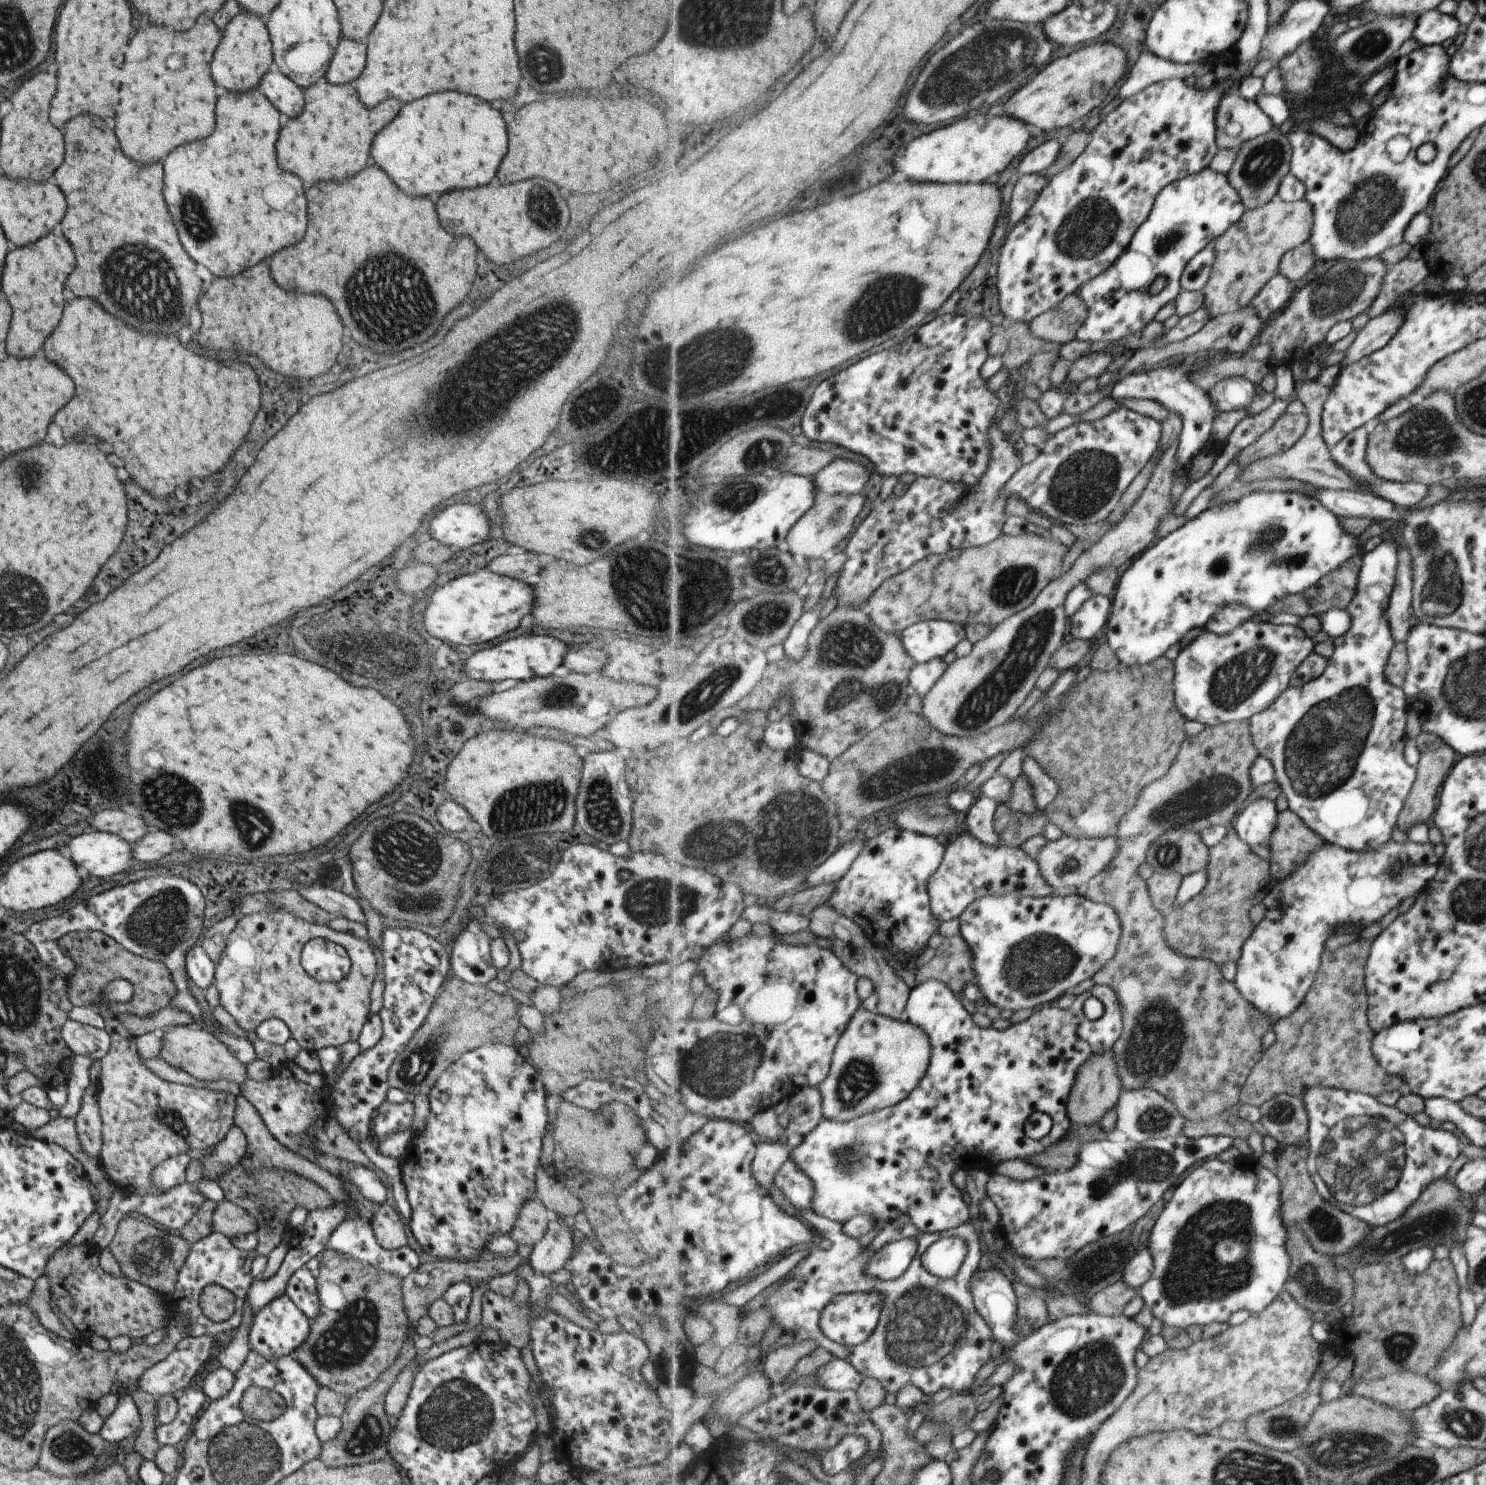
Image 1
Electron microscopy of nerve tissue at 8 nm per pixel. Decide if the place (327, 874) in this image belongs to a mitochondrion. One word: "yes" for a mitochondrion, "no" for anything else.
no

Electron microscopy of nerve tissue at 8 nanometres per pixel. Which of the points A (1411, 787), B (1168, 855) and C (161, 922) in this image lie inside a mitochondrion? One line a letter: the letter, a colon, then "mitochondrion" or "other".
A: other
B: mitochondrion
C: mitochondrion

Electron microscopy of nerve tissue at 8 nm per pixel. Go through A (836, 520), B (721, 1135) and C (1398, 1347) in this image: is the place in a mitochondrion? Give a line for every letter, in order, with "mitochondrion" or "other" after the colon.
A: mitochondrion
B: other
C: mitochondrion

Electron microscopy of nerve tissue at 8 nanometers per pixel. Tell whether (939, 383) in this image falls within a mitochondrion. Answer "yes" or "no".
no

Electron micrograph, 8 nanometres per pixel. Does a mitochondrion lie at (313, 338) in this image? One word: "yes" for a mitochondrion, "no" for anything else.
no

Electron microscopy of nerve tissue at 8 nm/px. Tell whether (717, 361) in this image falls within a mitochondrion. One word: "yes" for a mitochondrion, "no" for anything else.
yes

